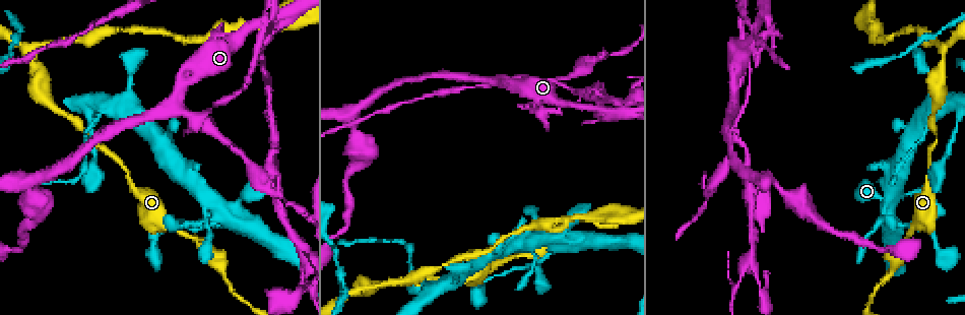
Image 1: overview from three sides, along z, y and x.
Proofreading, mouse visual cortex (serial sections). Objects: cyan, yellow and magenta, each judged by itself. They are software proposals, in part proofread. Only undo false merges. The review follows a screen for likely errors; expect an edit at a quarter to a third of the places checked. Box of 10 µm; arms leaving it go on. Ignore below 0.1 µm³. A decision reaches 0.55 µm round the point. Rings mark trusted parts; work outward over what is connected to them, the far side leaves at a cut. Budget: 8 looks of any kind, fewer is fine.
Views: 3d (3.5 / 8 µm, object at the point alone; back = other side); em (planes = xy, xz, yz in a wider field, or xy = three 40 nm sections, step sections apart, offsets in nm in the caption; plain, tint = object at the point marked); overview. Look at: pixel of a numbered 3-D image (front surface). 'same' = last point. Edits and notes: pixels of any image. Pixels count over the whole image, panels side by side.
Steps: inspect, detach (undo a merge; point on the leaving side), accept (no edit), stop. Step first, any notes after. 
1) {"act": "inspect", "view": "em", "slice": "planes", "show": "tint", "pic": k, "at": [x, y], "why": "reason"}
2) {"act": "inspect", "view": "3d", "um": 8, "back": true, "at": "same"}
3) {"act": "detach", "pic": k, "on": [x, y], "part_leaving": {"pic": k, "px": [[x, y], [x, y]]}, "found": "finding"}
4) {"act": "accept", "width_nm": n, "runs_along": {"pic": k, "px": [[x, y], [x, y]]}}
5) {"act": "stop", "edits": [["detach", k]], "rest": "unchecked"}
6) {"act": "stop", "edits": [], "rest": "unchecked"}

{"act": "inspect", "view": "3d", "um": 3.5, "pic": 1, "at": [287, 203], "why": "a narrow waist"}

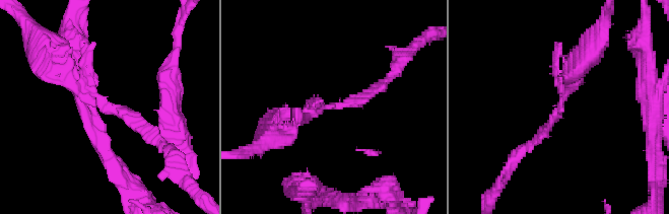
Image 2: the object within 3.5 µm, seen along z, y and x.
{"act": "inspect", "view": "em", "slice": "xy", "step": 1, "show": "tint", "pic": 2, "at": [562, 102]}

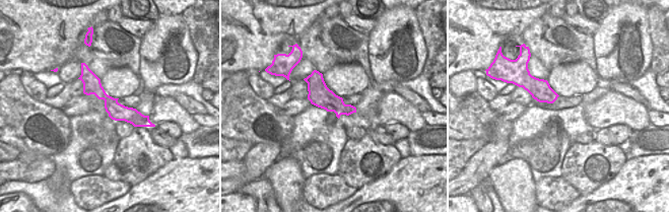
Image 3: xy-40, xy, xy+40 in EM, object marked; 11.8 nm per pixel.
{"act": "accept", "found": "one cell here"}

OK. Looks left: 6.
{"act": "inspect", "view": "3d", "um": 8, "pic": 1, "at": [541, 262], "why": "a narrow waist"}

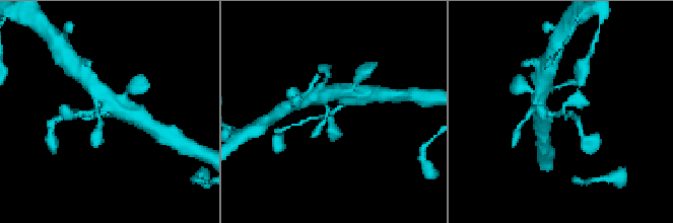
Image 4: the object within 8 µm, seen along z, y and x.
{"act": "inspect", "view": "3d", "um": 3.5, "back": true, "at": "same", "why": "closer look"}

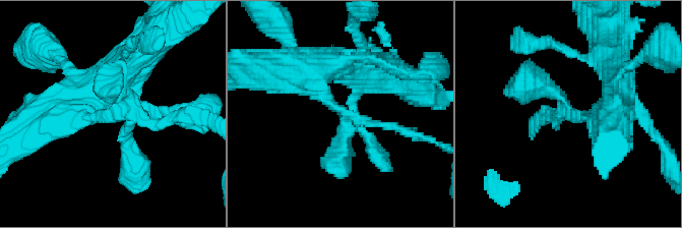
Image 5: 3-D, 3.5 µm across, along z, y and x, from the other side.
{"act": "inspect", "view": "em", "slice": "xy", "step": 3, "show": "tint", "pic": 5, "at": [572, 111], "why": "shape alone is not enough"}

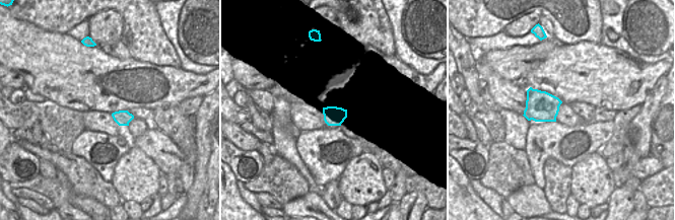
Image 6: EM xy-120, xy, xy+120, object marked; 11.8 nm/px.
{"act": "accept", "runs_along": {"pic": 5, "px": [[320, 66], [323, 98], [405, 131]]}, "found": "all the same cell"}

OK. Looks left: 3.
{"act": "inspect", "view": "3d", "um": 3.5, "pic": 1, "at": [353, 290], "why": "sharp bend"}

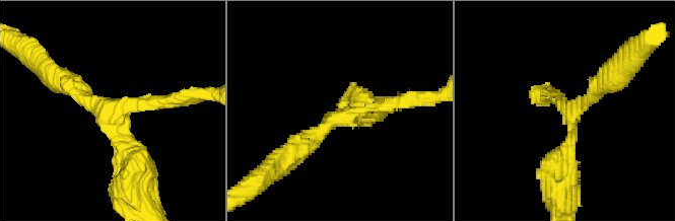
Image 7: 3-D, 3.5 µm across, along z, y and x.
{"act": "inspect", "view": "em", "slice": "xy", "step": 5, "show": "tint", "pic": 7, "at": [114, 117], "arms": 3, "arm_widths_nm": [150, 250, 400]}

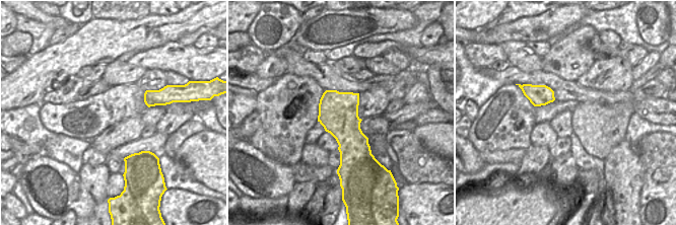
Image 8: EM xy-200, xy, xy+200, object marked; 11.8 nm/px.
{"act": "inspect", "view": "em", "slice": "xy", "step": 3, "show": "tint", "at": "same"}

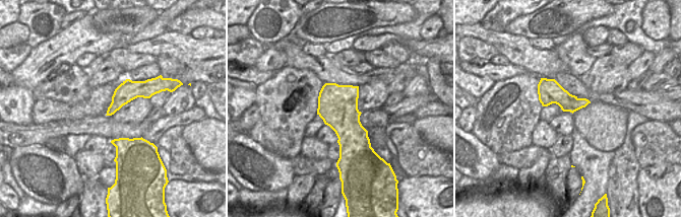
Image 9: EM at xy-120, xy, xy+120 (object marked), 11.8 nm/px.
{"act": "accept", "runs_along": {"pic": 7, "px": [[133, 178], [115, 116], [177, 97]]}, "found": "continuous, no second cell"}

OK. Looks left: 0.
{"act": "stop", "edits": [], "rest": "unchecked"}

